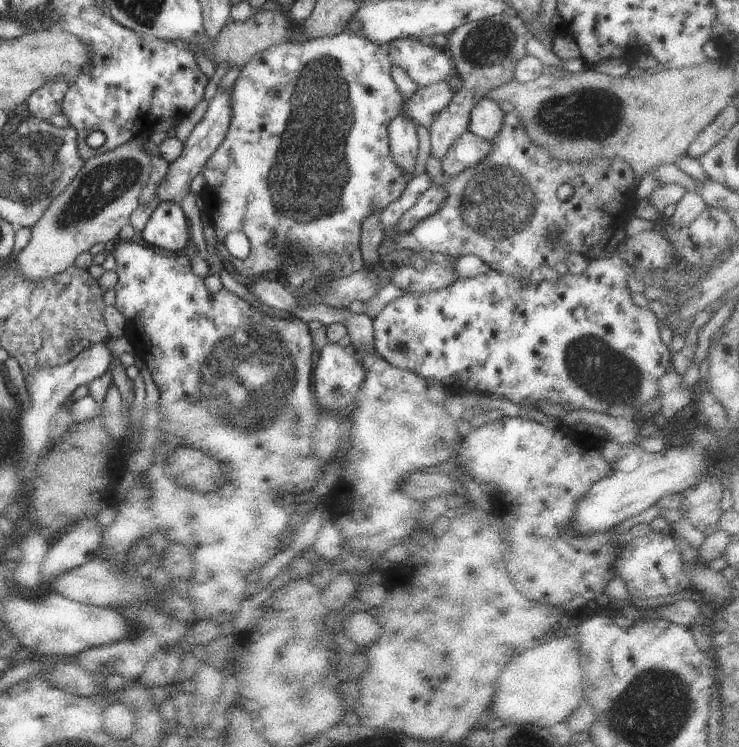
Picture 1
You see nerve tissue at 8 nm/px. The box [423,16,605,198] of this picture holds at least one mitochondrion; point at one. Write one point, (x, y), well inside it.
(487, 44)

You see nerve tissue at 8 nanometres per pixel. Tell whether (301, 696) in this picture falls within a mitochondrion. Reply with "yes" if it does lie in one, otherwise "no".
yes

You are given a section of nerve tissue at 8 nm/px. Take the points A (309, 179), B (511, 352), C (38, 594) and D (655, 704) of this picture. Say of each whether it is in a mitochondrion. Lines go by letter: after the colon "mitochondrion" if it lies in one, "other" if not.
A: mitochondrion
B: other
C: other
D: mitochondrion

